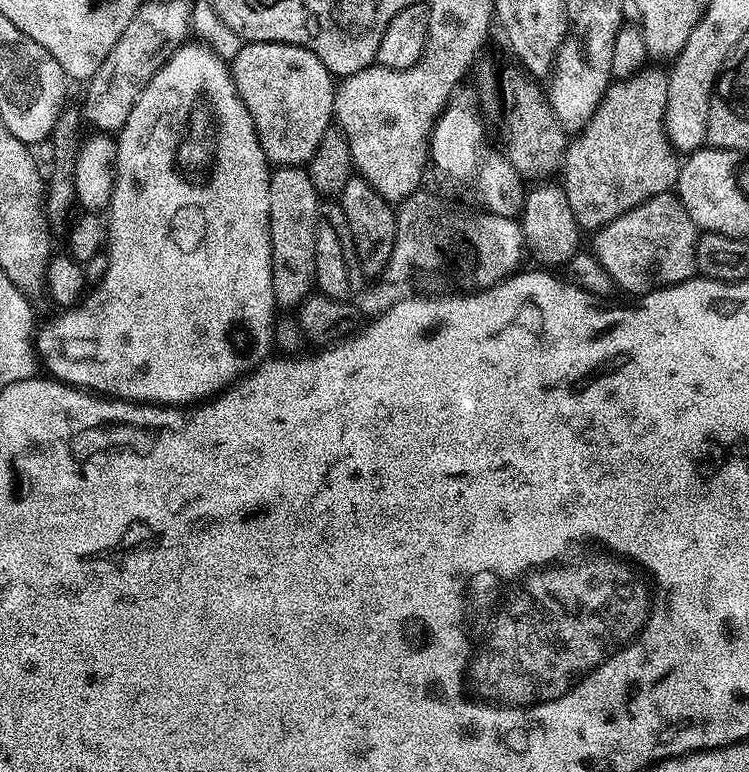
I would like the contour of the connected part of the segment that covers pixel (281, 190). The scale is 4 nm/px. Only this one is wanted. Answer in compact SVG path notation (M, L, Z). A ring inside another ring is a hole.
M280 166L270 178L270 242L272 243L272 281L277 309L299 309L313 295L316 283L314 266L314 238L316 220L320 217L318 206L321 197L310 182L310 174L304 166Z

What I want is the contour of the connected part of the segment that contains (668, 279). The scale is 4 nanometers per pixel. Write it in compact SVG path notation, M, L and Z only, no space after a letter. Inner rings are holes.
M663 192L599 229L590 248L619 291L621 288L624 292L643 294L681 284L697 275L694 258L697 235L696 223L686 214L679 196Z

